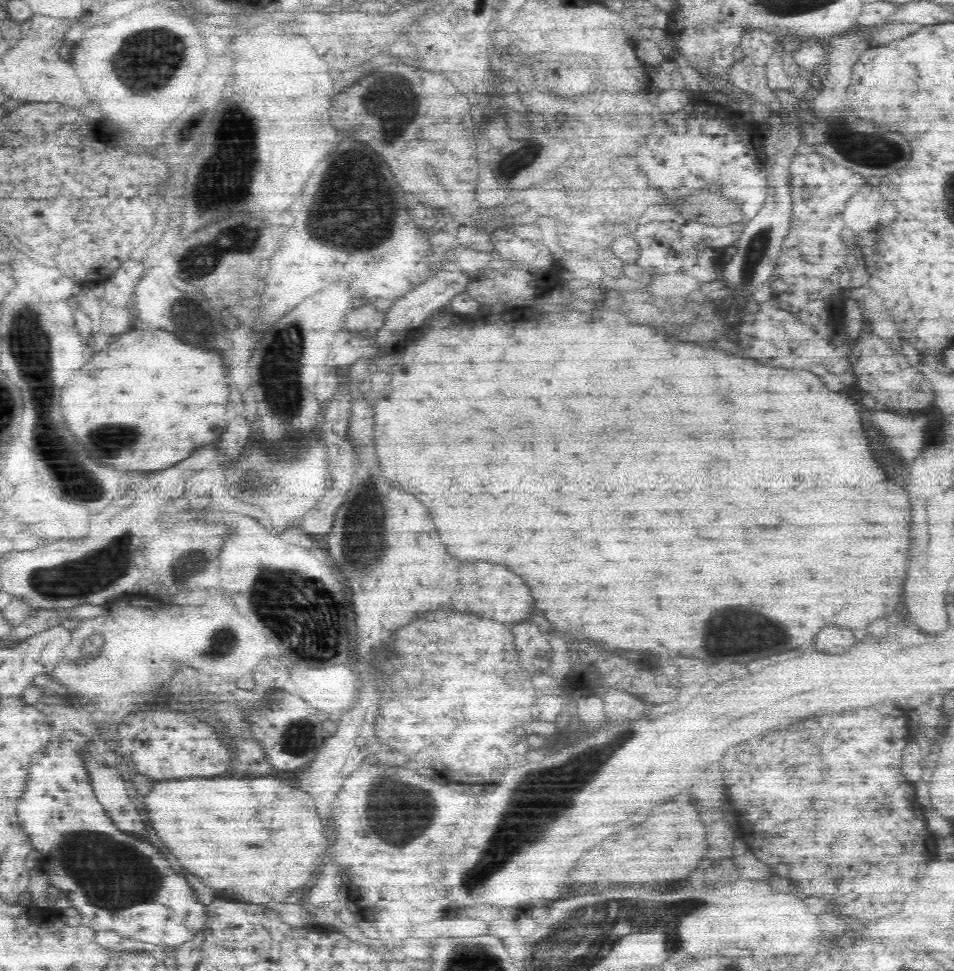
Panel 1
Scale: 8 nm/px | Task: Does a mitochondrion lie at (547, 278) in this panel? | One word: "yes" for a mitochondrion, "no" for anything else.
no

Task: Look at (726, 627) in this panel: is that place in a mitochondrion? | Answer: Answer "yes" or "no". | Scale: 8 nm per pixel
yes

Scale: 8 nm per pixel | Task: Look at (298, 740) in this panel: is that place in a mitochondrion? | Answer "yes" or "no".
yes

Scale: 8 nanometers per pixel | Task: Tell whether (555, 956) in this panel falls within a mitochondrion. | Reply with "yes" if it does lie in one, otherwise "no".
yes

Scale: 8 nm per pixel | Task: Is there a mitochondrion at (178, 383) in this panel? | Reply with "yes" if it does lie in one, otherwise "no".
no

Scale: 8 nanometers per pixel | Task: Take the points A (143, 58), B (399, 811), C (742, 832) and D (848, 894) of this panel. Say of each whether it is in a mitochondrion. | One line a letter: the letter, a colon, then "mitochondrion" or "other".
A: mitochondrion
B: mitochondrion
C: other
D: other

